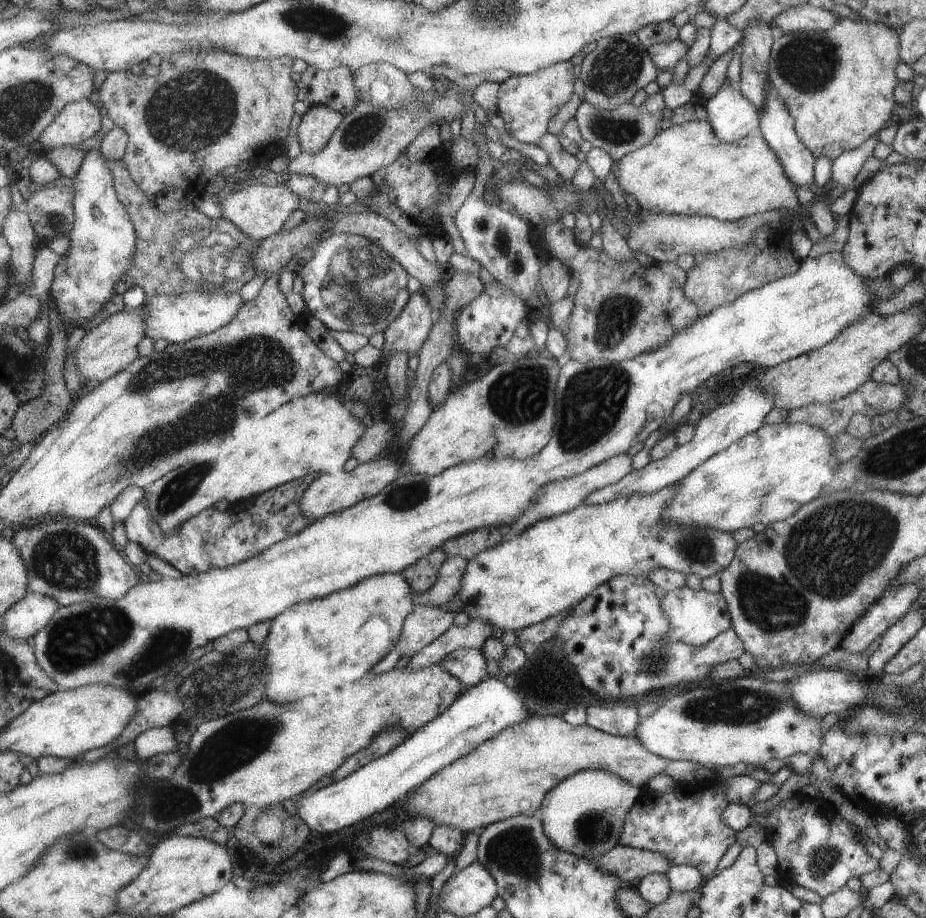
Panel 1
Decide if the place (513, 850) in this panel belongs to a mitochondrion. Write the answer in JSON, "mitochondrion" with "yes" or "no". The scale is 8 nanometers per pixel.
{"mitochondrion":"yes"}

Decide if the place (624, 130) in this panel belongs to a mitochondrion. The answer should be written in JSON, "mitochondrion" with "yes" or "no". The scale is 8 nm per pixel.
{"mitochondrion":"yes"}

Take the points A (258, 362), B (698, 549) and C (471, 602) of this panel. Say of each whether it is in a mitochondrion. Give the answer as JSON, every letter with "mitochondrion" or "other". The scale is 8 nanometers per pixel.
{"A":"mitochondrion","B":"mitochondrion","C":"other"}

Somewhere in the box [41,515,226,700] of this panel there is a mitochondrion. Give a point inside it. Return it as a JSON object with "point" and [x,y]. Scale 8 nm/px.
{"point":[168,643]}

